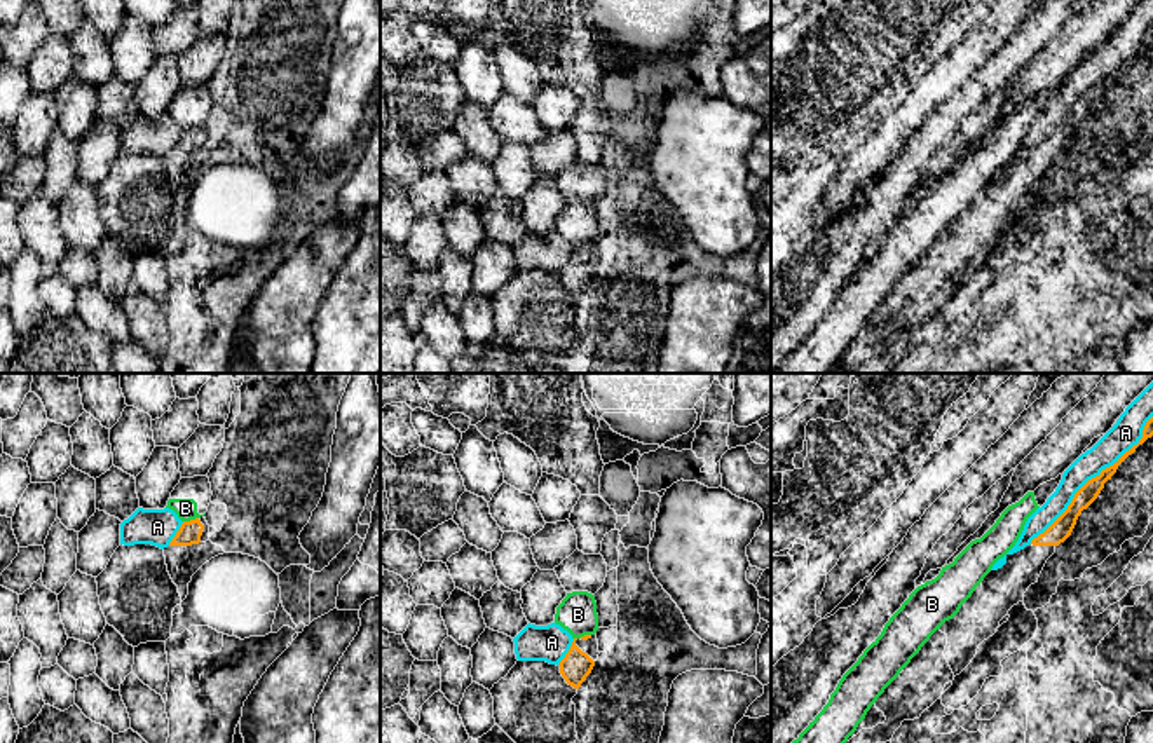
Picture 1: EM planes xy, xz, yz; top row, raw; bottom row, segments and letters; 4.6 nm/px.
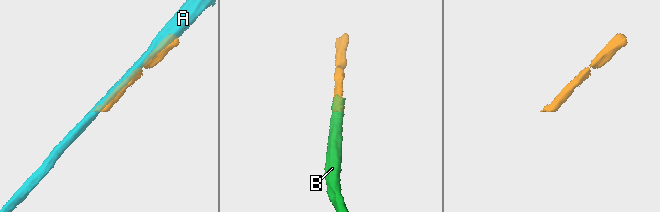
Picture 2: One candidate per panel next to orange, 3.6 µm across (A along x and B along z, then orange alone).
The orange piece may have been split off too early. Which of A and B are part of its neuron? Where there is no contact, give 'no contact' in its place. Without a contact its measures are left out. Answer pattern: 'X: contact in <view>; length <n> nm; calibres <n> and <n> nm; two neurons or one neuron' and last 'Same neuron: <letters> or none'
A: contact in yz; length 800 nm; calibres 90 and 140 nm; two neurons
B: contact in xy; length 80 nm; calibres 100 and 100 nm; two neurons
Same neuron: none

